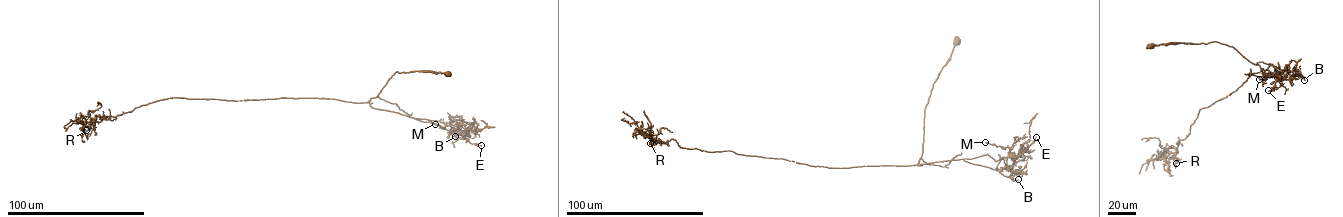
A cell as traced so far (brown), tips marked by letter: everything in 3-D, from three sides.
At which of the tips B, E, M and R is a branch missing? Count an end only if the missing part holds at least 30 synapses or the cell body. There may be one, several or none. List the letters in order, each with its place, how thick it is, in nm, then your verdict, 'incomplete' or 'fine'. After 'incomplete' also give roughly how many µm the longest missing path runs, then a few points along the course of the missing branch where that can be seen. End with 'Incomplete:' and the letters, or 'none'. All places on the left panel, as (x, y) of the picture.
B: place (455, 136); calibre 200 nm; fine
E: place (481, 145); calibre 130 nm; fine
M: place (435, 124); calibre 240 nm; fine
R: place (86, 130); calibre 340 nm; fine
Incomplete: none

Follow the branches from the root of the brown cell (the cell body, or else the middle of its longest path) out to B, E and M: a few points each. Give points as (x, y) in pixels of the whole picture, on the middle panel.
B: (956, 41), (925, 107), (917, 165), (963, 159), (998, 170), (1007, 168), (1015, 173), (1012, 180), (1018, 179)
E: (956, 41), (925, 107), (917, 165), (985, 154), (996, 161), (1015, 157), (1036, 137)
M: (956, 41), (925, 107), (917, 165), (985, 154), (996, 161), (1012, 156), (1009, 147), (985, 142)

